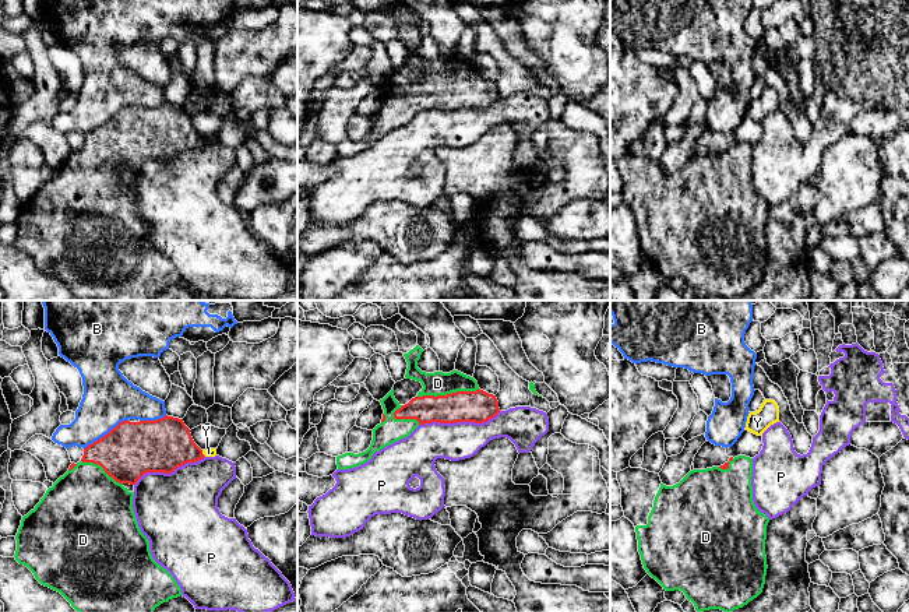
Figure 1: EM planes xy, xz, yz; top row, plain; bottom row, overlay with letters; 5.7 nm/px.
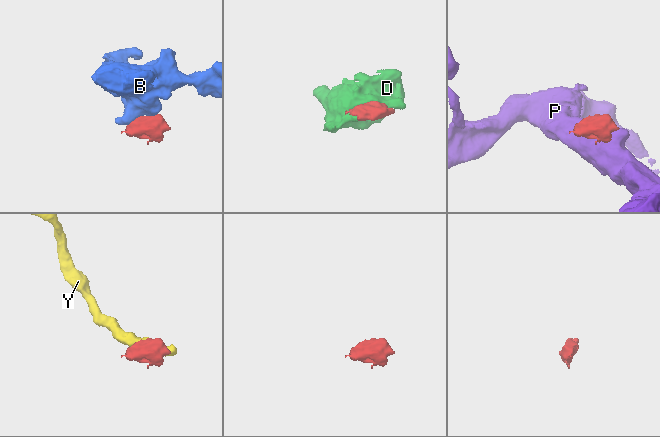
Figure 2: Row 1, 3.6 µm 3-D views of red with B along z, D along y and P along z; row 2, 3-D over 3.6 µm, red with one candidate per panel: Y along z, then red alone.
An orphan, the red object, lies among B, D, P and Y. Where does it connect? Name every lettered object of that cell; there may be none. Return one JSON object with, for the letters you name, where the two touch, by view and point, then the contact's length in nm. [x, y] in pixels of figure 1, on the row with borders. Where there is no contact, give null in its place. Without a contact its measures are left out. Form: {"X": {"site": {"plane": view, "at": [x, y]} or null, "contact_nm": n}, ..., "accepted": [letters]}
{"D": {"site": {"plane": "xz", "at": [447, 394]}, "contact_nm": 380}, "accepted": ["D"]}

